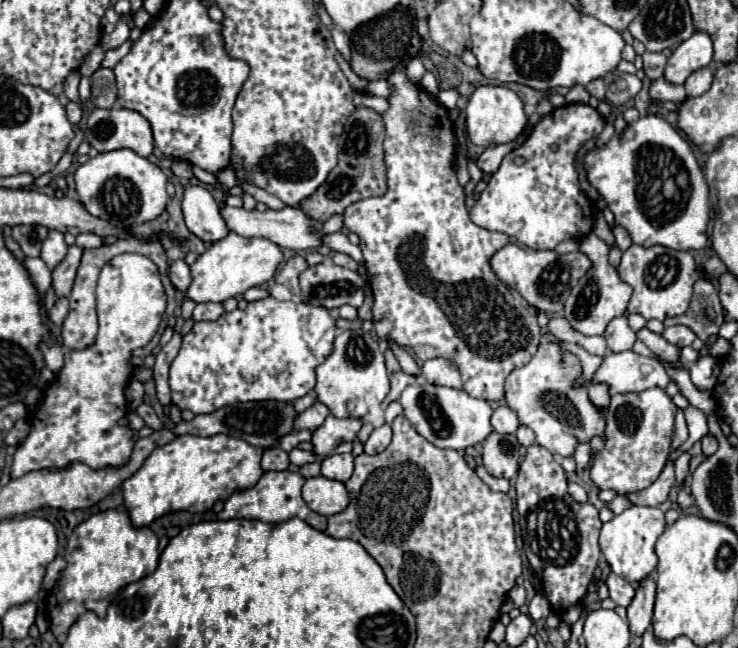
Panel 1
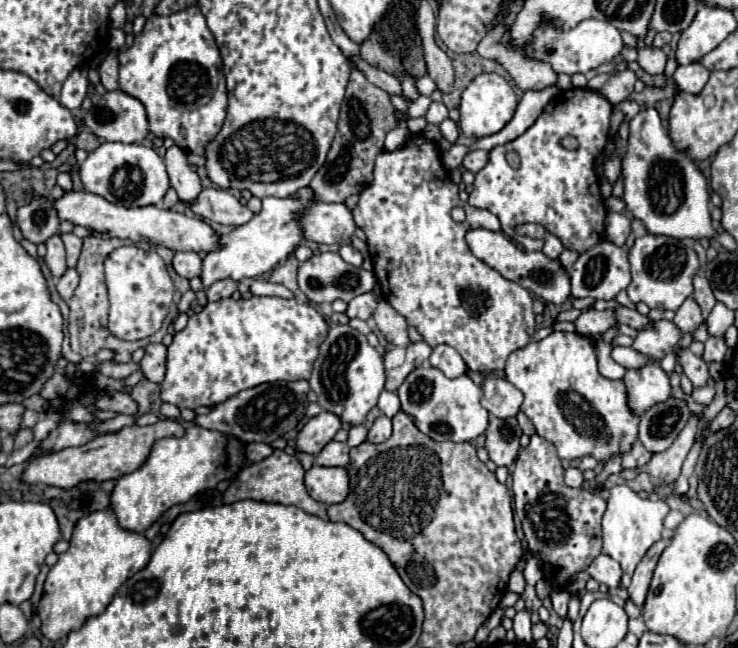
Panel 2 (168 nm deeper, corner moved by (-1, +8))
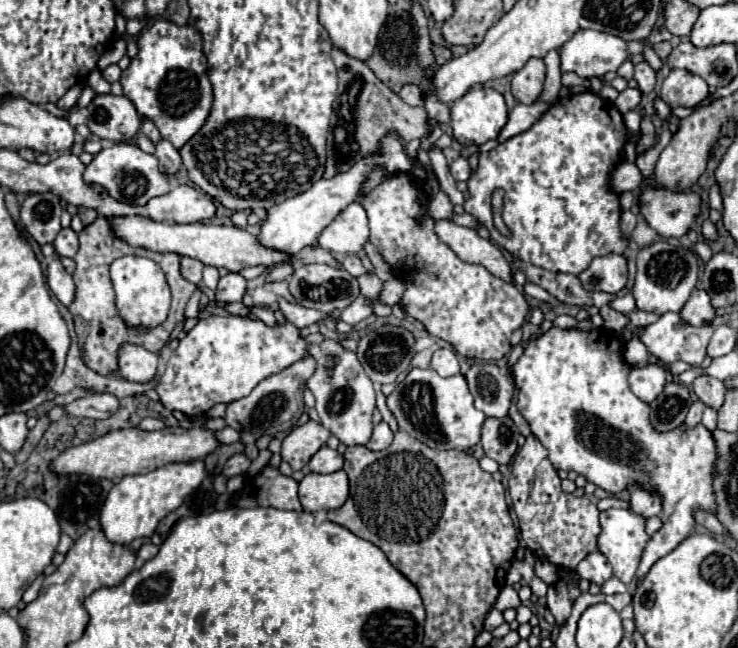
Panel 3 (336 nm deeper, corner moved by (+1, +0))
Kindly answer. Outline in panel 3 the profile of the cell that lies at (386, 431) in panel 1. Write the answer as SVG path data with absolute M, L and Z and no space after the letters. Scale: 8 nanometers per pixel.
M379 422L373 430L371 440L367 442L367 448L369 450L385 450L391 444L391 440L393 440L393 432L387 426L387 422Z

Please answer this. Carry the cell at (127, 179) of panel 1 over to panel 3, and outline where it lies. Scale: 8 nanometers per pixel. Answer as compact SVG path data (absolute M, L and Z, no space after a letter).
M117 142L109 148L103 148L99 154L95 154L93 162L85 170L85 180L91 184L101 184L107 188L107 192L121 202L129 204L147 204L147 200L167 194L171 190L169 176L165 176L159 170L159 160L153 154L143 152L137 144L129 142Z

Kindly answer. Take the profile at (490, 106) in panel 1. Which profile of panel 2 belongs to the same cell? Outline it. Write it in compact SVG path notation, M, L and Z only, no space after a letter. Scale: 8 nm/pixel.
M479 74L473 78L473 82L463 90L461 104L459 104L459 128L467 138L483 138L499 132L509 124L513 118L513 112L517 110L517 96L511 88L511 84L499 76L499 74Z

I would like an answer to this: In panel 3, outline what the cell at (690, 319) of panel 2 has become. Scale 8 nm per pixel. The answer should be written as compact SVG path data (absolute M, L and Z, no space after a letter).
M695 290L687 304L681 310L681 316L685 322L693 326L703 326L715 318L715 308L711 304L711 298L703 290Z

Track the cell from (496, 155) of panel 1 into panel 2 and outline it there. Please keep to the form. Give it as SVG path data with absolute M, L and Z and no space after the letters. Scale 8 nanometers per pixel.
M473 150L473 152L469 152L467 156L465 156L465 160L463 160L463 166L465 166L465 170L469 170L469 172L479 172L485 164L489 162L489 154L485 152L485 150Z

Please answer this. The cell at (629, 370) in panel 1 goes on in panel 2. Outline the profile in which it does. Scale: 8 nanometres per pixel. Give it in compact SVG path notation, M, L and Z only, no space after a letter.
M659 320L659 322L653 322L651 326L643 328L639 332L639 336L633 340L631 348L641 352L643 356L647 356L651 362L659 362L669 354L669 350L673 350L673 346L679 342L679 338L681 338L681 332L677 330L677 326L673 322Z

